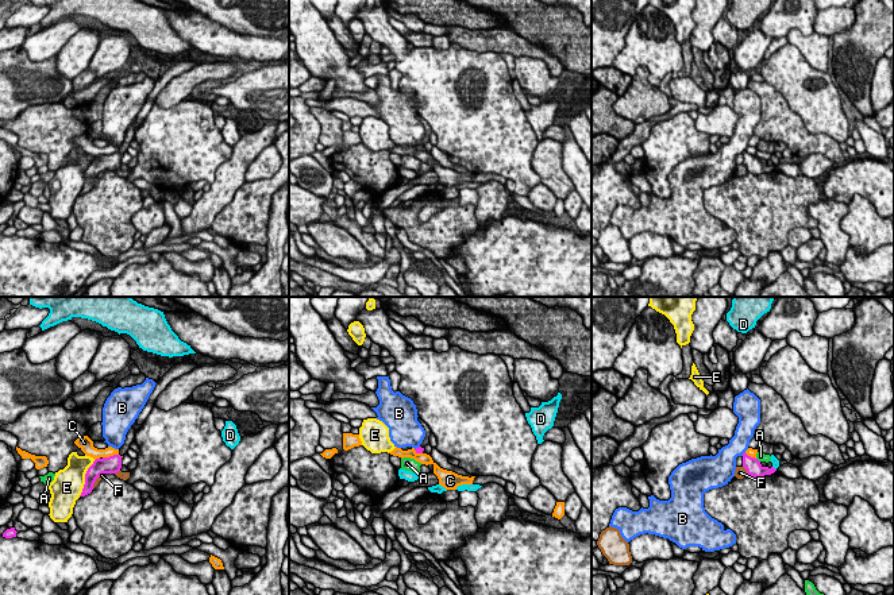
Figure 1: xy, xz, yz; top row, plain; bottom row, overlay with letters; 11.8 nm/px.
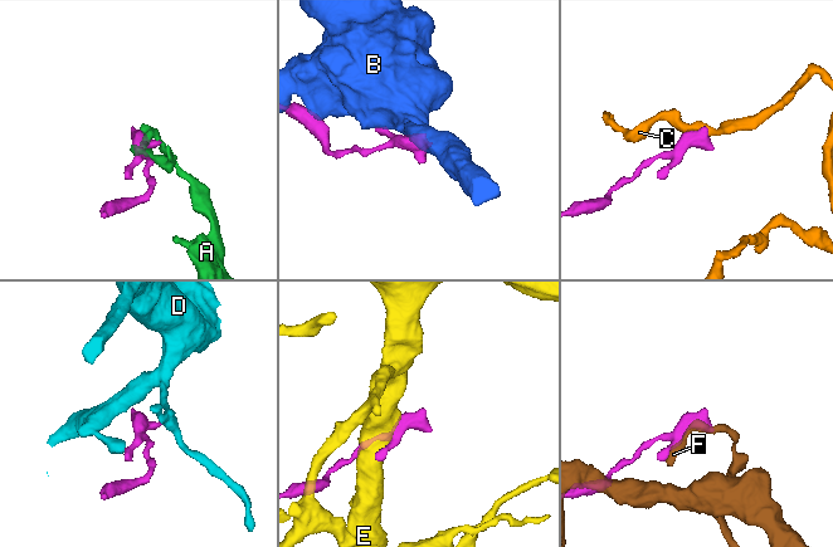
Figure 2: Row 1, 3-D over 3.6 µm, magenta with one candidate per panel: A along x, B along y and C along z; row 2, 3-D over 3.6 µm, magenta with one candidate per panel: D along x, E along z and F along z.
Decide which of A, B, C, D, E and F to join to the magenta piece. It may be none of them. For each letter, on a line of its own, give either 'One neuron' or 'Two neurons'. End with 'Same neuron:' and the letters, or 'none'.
A: Two neurons
B: Two neurons
C: Two neurons
D: Two neurons
E: Two neurons
F: Two neurons
Same neuron: none

